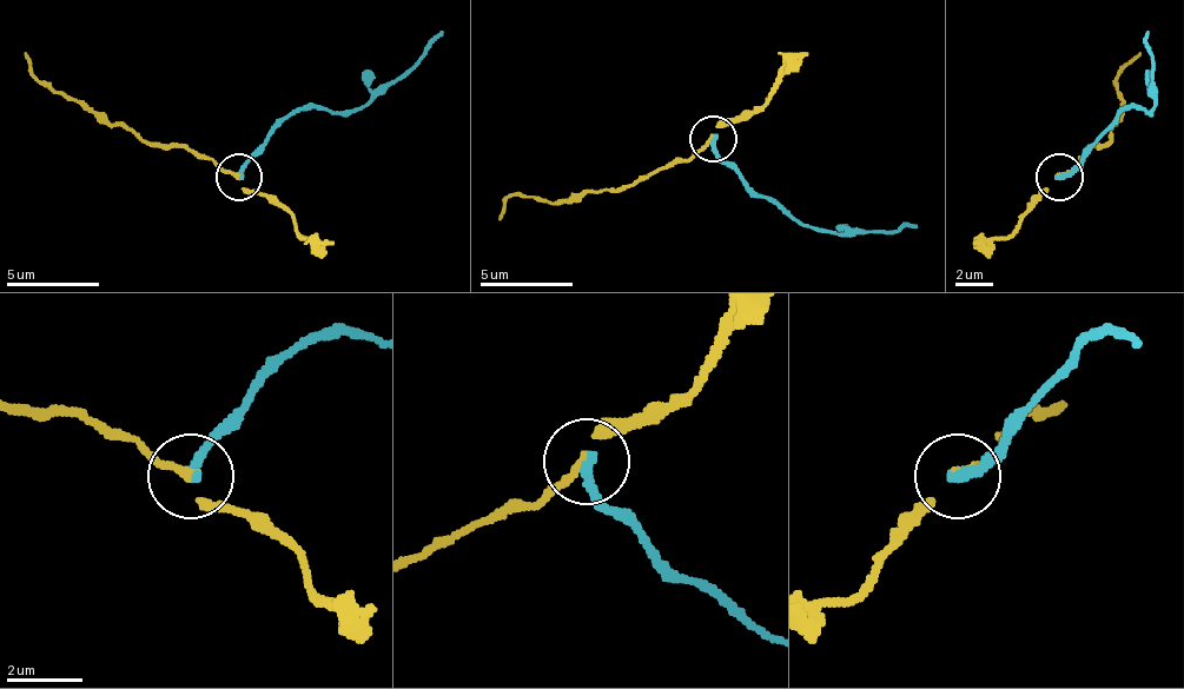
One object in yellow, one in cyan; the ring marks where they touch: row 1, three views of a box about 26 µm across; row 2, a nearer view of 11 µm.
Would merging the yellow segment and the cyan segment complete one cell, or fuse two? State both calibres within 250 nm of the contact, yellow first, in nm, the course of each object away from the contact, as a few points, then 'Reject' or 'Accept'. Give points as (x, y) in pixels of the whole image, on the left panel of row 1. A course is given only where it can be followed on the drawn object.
Thickness 160 nm (yellow) against 320 nm. Course of yellow: (239, 178), (157, 141), (100, 123), (78, 99), (54, 94), (35, 75), (26, 53). Course of cyan: (239, 178), (286, 118), (309, 108), (337, 113), (383, 94), (444, 30). Reject

